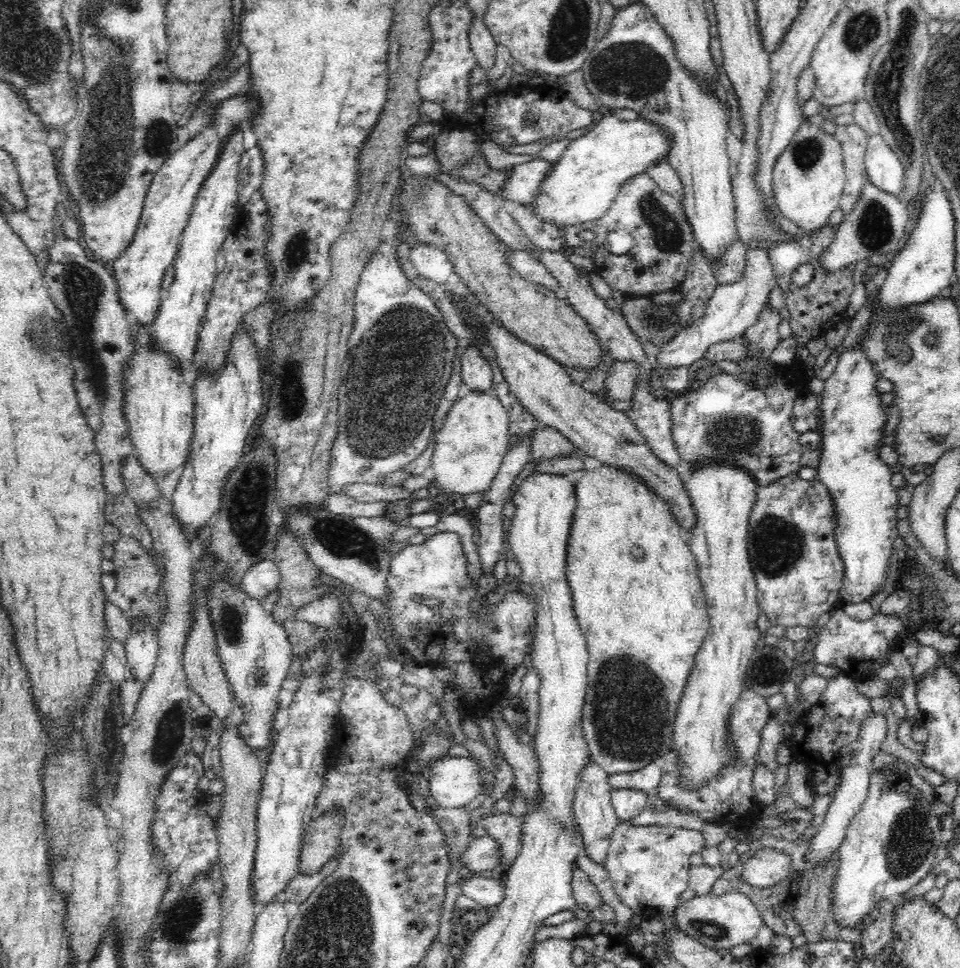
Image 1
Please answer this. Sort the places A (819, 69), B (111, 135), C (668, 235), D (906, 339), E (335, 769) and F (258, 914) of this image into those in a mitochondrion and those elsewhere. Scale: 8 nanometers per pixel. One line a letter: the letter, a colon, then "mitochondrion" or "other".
A: other
B: mitochondrion
C: mitochondrion
D: mitochondrion
E: other
F: other

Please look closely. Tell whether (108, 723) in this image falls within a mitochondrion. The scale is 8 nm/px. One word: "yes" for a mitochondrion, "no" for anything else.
yes

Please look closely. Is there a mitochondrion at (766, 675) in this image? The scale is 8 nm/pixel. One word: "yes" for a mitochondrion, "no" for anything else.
yes

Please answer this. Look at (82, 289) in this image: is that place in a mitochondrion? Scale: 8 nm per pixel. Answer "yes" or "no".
yes

